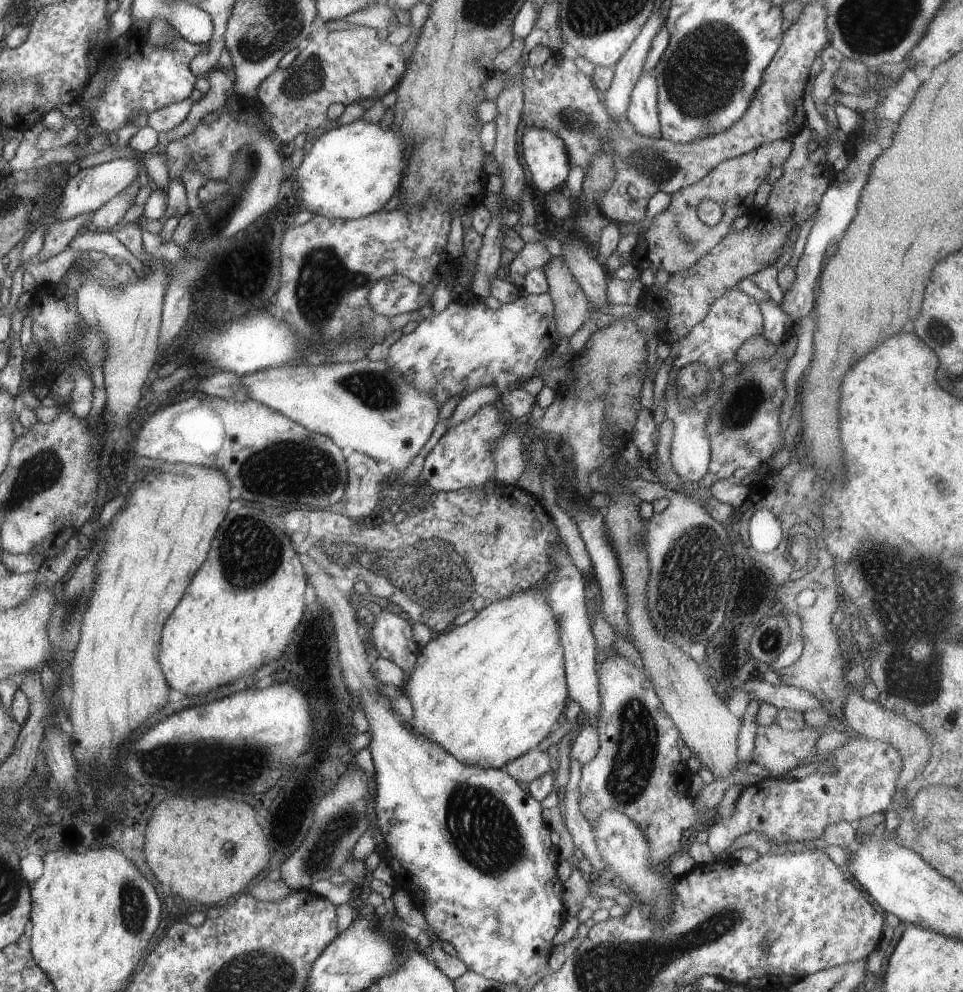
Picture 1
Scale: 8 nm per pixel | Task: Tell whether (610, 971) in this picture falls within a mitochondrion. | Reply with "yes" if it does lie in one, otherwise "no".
yes

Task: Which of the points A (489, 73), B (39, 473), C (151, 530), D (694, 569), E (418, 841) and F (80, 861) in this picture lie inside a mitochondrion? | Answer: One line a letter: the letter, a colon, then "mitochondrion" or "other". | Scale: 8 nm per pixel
A: other
B: mitochondrion
C: other
D: mitochondrion
E: other
F: other

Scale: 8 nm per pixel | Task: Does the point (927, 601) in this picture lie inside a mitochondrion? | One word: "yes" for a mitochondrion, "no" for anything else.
yes

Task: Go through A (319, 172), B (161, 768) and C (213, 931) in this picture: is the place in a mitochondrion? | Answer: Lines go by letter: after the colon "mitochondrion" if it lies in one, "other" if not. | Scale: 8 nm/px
A: other
B: mitochondrion
C: other

